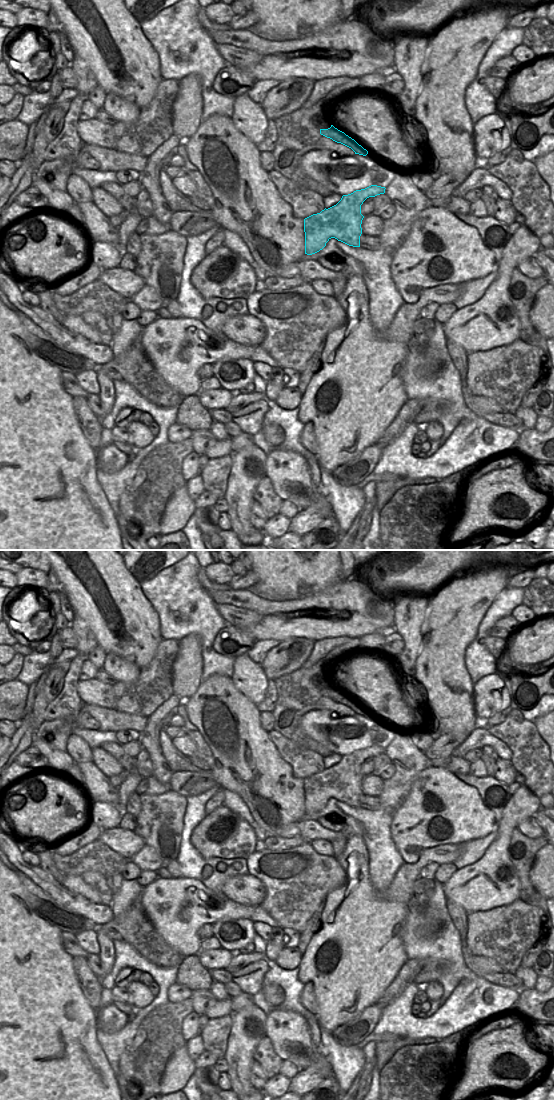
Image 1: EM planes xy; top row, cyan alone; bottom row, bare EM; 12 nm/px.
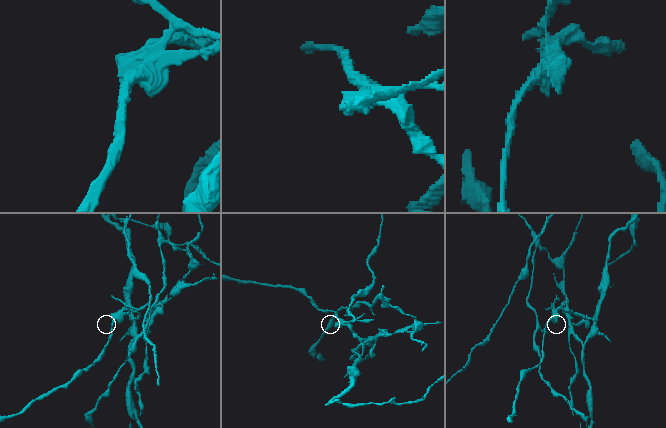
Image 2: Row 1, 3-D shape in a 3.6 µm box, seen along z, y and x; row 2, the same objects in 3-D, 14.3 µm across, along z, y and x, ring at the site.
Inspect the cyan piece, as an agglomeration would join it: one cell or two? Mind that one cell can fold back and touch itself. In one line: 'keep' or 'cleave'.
cleave

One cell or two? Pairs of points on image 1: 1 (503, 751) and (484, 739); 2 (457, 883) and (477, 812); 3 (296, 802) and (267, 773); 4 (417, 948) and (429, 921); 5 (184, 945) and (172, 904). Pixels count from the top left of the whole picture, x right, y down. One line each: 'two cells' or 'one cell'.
1: one cell
2: two cells
3: one cell
4: one cell
5: one cell

